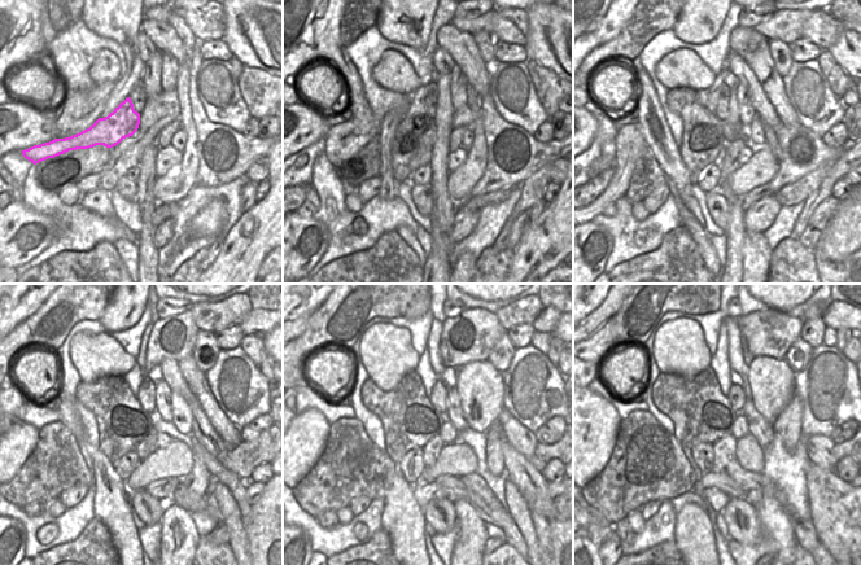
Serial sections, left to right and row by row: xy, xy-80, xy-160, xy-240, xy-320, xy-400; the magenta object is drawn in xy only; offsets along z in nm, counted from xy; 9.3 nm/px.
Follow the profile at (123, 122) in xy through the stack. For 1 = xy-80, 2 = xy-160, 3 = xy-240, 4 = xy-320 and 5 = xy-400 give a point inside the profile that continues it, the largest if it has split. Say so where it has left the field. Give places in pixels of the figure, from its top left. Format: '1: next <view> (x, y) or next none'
1: next xy-80 (416, 112)
2: next xy-160 (711, 104)
3: next xy-240 (171, 338)
4: next xy-320 (471, 336)
5: next xy-400 (770, 332)

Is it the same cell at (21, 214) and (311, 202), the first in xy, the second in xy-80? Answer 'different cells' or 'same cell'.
different cells

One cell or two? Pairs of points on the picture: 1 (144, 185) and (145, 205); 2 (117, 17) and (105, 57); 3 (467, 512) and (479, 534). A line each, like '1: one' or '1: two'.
1: one
2: two
3: one

